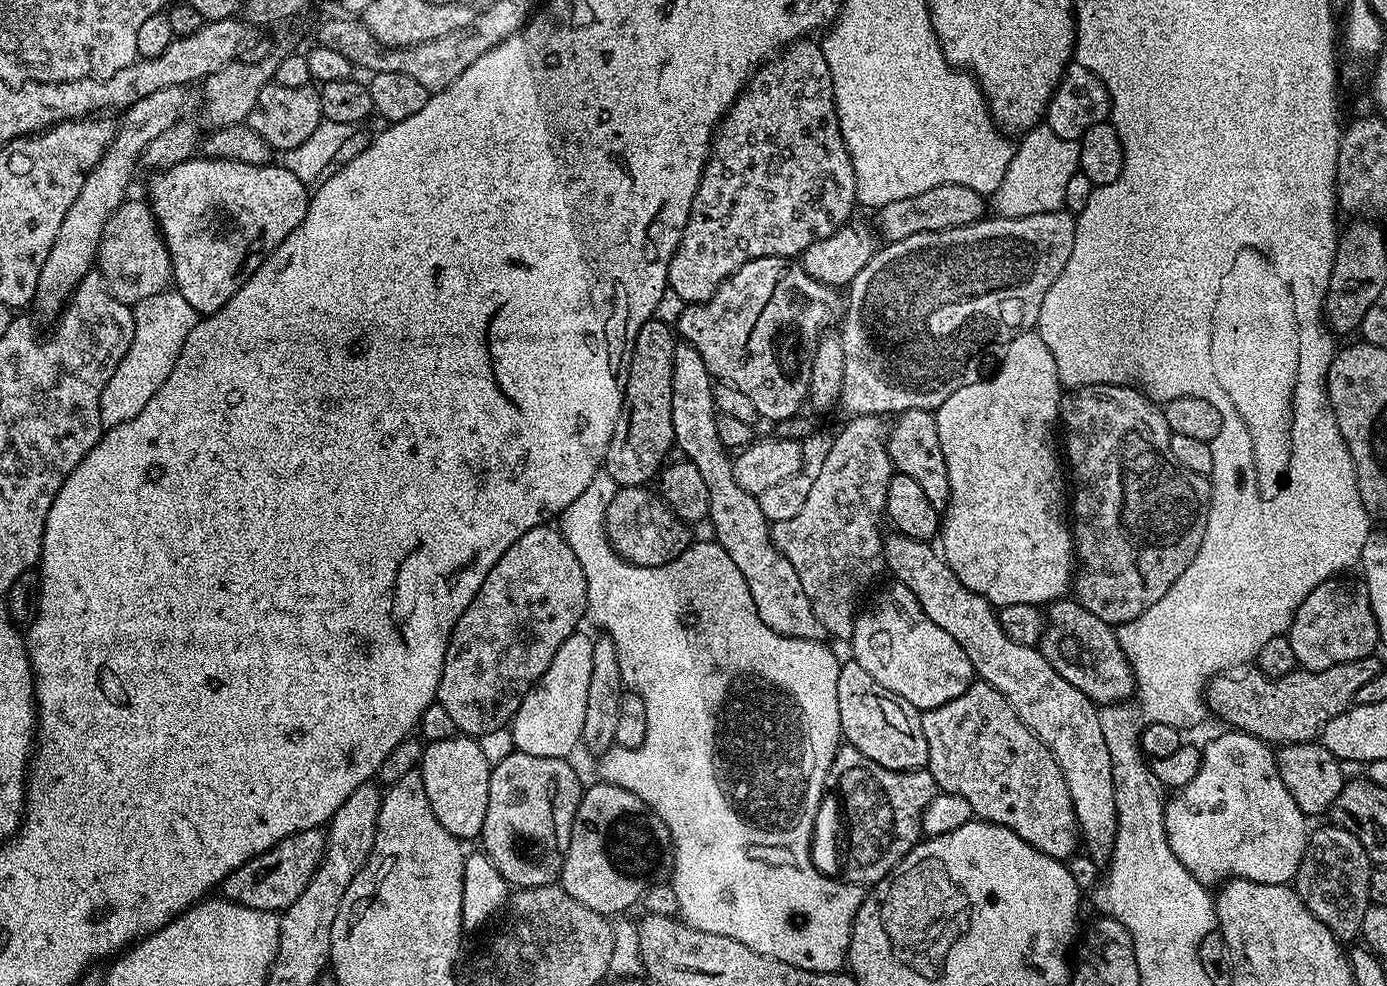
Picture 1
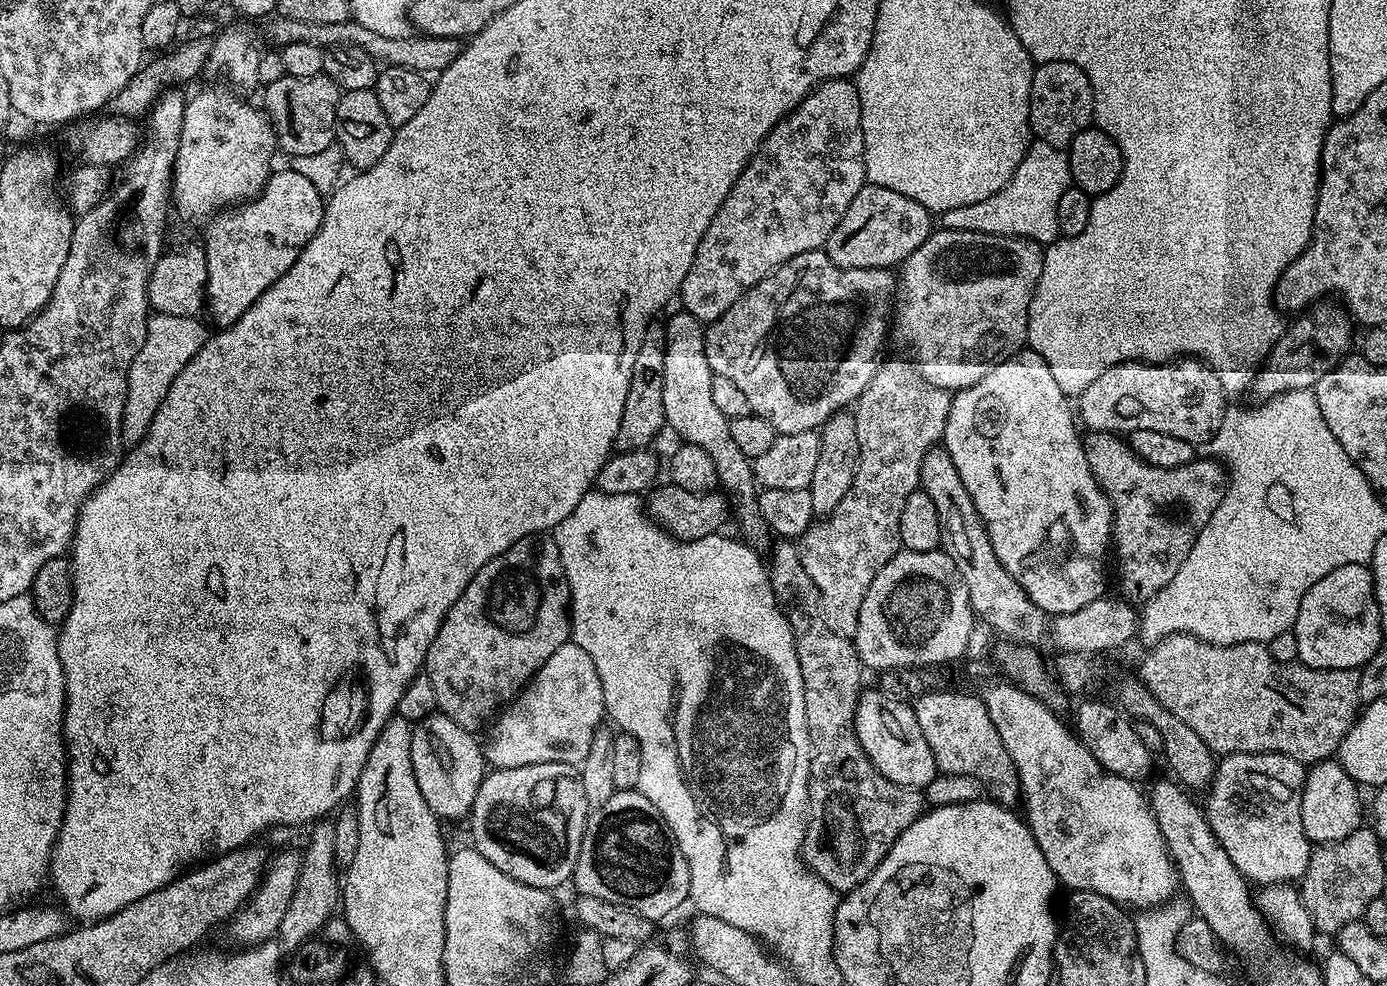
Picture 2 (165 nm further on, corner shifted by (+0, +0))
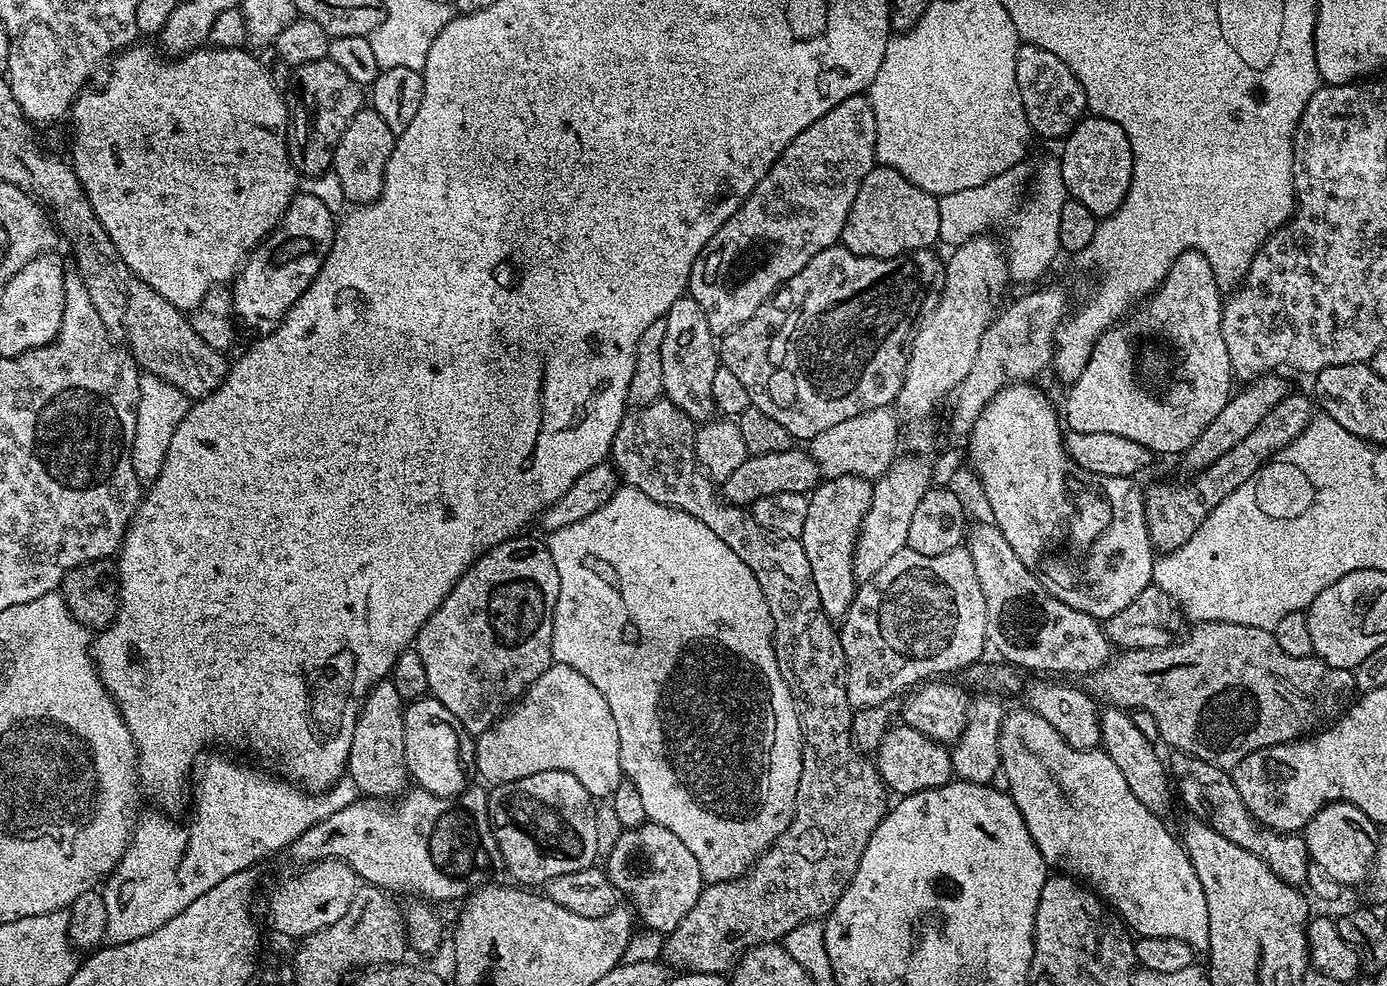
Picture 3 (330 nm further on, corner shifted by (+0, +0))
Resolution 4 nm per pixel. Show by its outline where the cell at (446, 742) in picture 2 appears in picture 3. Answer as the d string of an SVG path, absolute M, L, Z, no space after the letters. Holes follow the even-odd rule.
M431 698L413 700L404 709L406 730L406 762L408 775L430 794L456 796L469 787L476 766L476 745L467 730L442 706Z

